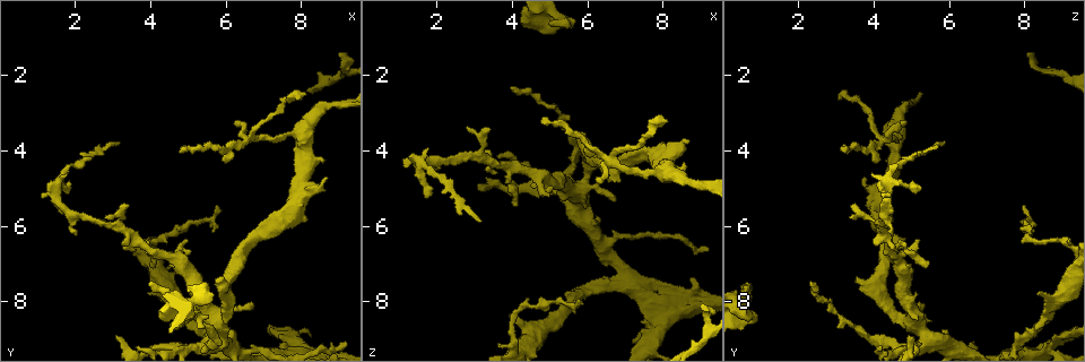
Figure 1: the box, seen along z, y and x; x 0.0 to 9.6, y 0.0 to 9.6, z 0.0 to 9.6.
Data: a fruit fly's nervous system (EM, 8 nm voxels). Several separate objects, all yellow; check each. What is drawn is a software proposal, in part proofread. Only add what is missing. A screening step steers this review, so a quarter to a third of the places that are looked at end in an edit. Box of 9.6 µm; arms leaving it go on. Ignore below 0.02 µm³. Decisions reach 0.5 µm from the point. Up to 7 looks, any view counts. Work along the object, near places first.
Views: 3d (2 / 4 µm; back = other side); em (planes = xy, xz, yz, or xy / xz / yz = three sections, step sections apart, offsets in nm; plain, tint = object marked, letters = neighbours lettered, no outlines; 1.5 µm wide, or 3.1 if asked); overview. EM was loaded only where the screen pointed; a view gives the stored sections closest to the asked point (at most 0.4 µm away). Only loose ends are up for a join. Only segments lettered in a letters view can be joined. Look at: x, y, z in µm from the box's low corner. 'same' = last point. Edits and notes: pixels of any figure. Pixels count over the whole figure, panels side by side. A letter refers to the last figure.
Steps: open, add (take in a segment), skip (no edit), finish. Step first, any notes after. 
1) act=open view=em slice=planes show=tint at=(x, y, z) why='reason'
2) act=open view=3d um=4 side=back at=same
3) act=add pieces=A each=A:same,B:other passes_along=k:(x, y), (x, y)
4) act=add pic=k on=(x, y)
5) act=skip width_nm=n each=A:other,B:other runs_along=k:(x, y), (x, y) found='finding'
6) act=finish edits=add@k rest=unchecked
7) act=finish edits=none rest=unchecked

act=open view=em slice=yz step=8 show=letters at=(6.00, 4.30, 4.05) why='tapers out'

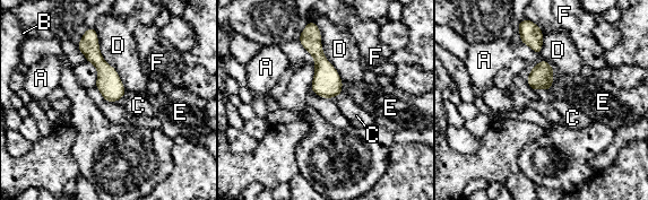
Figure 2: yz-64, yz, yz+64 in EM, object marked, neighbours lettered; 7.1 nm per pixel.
act=open view=em slice=planes show=letters at=same

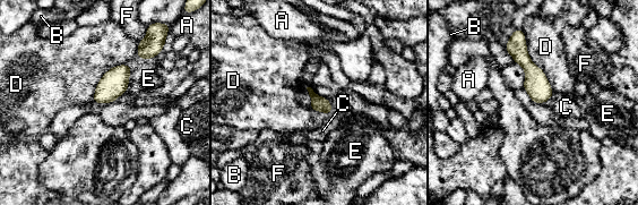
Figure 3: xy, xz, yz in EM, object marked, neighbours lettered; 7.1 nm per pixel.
act=skip each=A:other,B:other,C:other,D:other,E:other,F:other runs_along=3:(520, 36), (520, 56), (543, 100) found='no lettered segment goes on from it'

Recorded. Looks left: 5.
act=open view=3d um=2 at=(3.10, 3.80, 5.85) why='an open end'

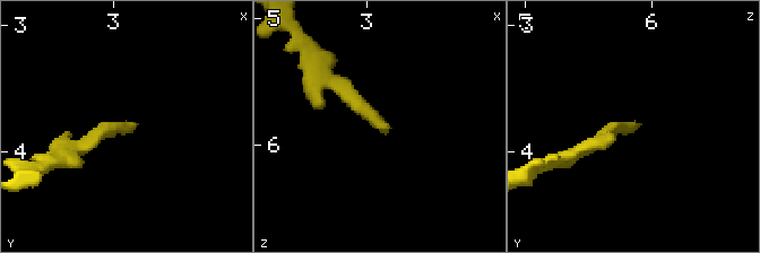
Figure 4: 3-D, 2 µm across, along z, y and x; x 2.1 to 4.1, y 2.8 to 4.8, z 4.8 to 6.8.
act=open view=em slice=planes show=plain at=(3.14, 3.78, 5.88) why='now the EM'

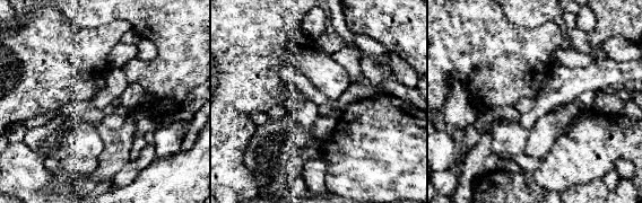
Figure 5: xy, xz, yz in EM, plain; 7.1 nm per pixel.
act=open view=em slice=planes show=letters at=same why='what lies round it'

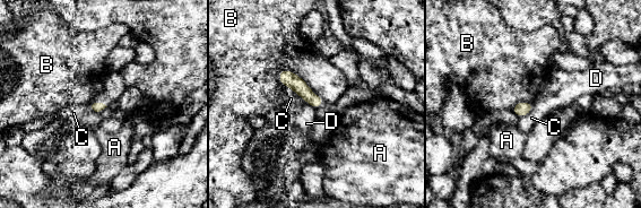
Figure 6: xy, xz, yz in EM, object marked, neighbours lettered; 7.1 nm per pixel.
act=skip each=A:other,B:other,C:other,D:other found='none of them fits'

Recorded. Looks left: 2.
act=open view=em slice=yz step=8 show=tint at=(4.75, 8.40, 0.80) why='an open end'

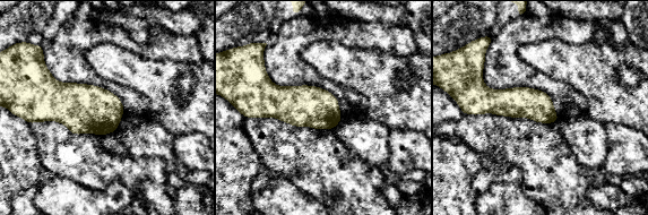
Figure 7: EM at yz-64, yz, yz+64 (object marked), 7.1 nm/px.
act=open view=em slice=planes show=letters at=same why='cut it another way'

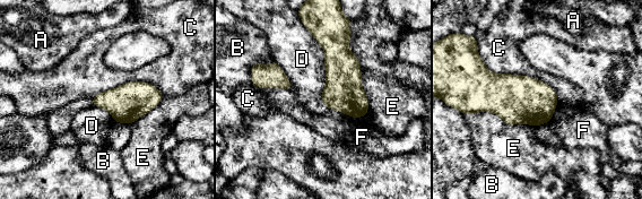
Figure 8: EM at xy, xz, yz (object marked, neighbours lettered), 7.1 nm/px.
act=skip width_nm=220 each=A:other,B:other,C:other,D:other,E:other,F:other border=8:(480, 57), (558, 101) found='no lettered segment goes on from it'

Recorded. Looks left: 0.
act=finish edits=none rest=unchecked

